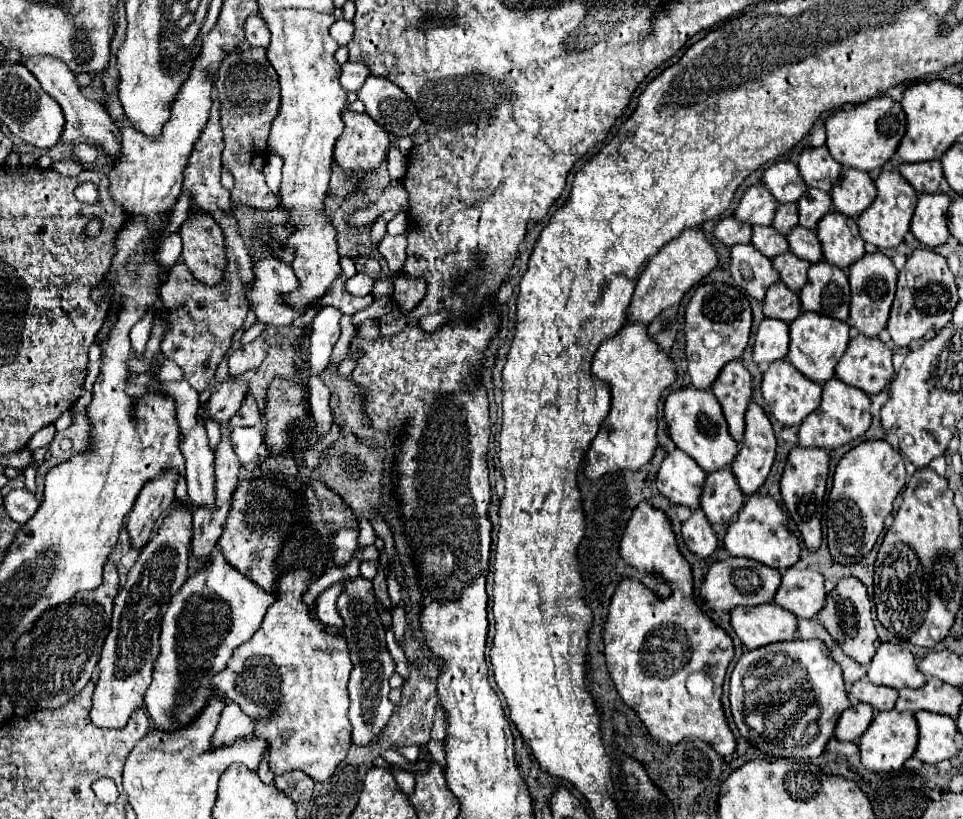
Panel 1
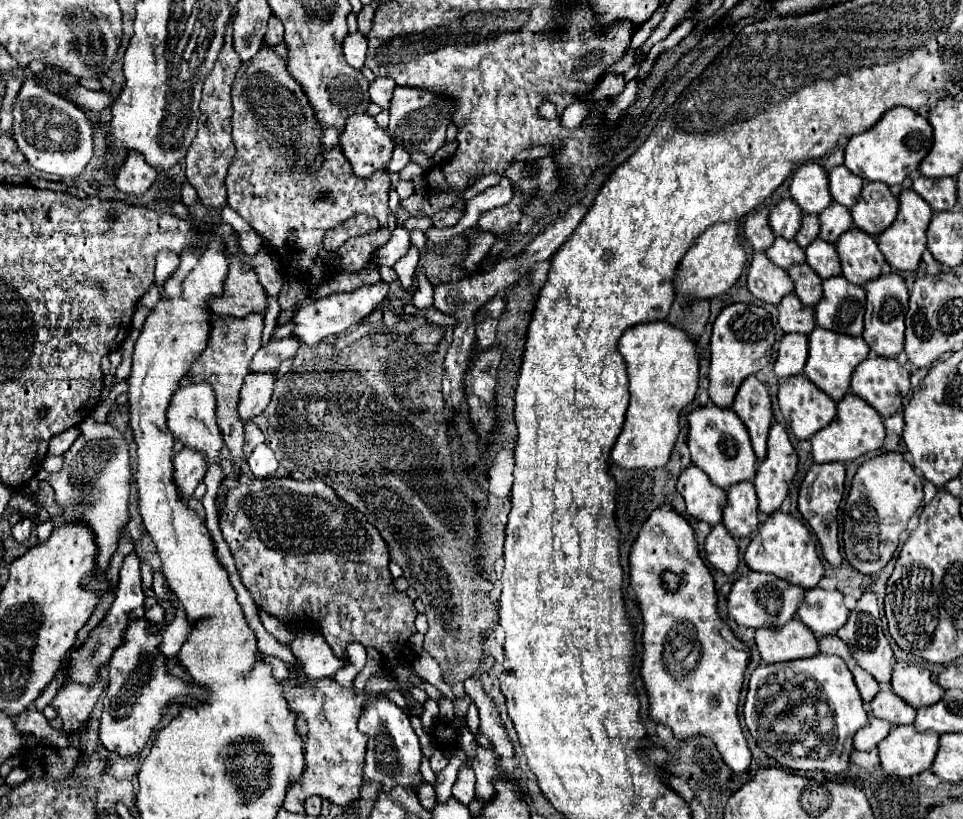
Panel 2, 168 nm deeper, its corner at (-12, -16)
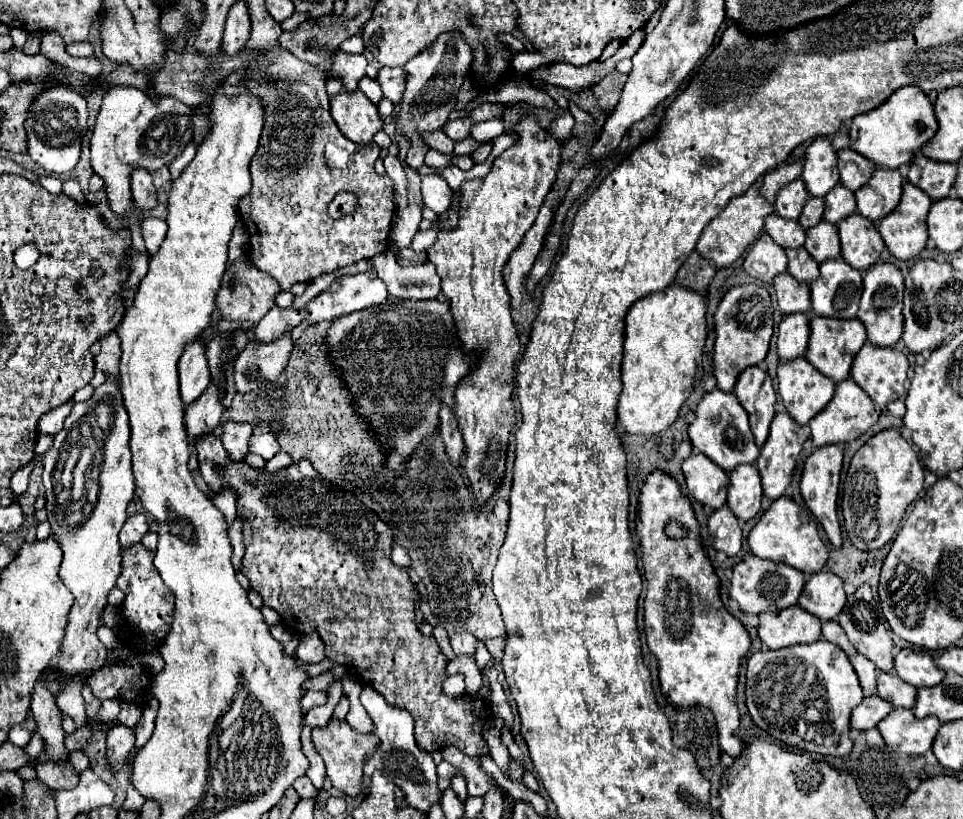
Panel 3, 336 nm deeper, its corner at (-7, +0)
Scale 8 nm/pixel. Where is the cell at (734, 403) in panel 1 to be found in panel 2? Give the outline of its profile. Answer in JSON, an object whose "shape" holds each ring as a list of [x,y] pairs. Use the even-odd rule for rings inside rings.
{"shape":[[[748,376],[738,388],[732,410],[746,424],[756,458],[762,462],[766,458],[766,438],[772,422],[772,402],[766,386],[756,376]]]}

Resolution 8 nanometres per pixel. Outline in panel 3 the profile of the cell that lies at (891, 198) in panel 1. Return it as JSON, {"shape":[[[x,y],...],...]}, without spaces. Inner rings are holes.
{"shape":[[[913,184],[903,186],[899,206],[879,222],[879,232],[889,252],[899,260],[911,260],[927,244],[927,214],[931,198]]]}

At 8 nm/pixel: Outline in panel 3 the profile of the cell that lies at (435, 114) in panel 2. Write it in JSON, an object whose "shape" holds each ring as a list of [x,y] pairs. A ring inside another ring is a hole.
{"shape":[[[443,32],[429,48],[425,48],[419,56],[411,58],[405,64],[405,68],[409,72],[409,78],[407,78],[407,90],[401,102],[401,114],[397,122],[401,124],[401,128],[411,140],[411,150],[407,152],[405,162],[411,168],[421,168],[429,146],[421,140],[419,132],[439,130],[449,120],[449,112],[457,102],[457,92],[461,88],[461,82],[467,78],[471,68],[471,46],[463,40],[461,32]]]}

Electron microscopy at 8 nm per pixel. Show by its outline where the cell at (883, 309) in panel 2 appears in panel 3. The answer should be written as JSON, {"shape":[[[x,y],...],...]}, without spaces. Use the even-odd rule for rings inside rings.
{"shape":[[[875,264],[863,276],[863,296],[857,318],[867,328],[867,340],[875,346],[895,346],[903,334],[903,276],[893,264]]]}

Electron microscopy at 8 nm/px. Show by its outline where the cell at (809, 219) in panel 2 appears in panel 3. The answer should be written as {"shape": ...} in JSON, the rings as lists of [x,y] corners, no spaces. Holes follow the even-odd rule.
{"shape":[[[811,196],[799,216],[799,224],[803,228],[813,228],[815,224],[819,224],[823,220],[823,210],[825,210],[825,200]]]}

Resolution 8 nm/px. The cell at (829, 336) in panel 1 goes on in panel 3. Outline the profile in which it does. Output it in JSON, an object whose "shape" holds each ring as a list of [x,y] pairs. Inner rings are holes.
{"shape":[[[813,316],[811,318],[811,338],[809,338],[809,346],[807,346],[805,358],[819,372],[823,372],[835,384],[839,384],[841,380],[849,378],[849,370],[851,370],[853,358],[861,350],[861,346],[865,344],[865,340],[867,340],[865,328],[863,328],[859,318],[839,320],[839,318],[819,318],[819,316]]]}

